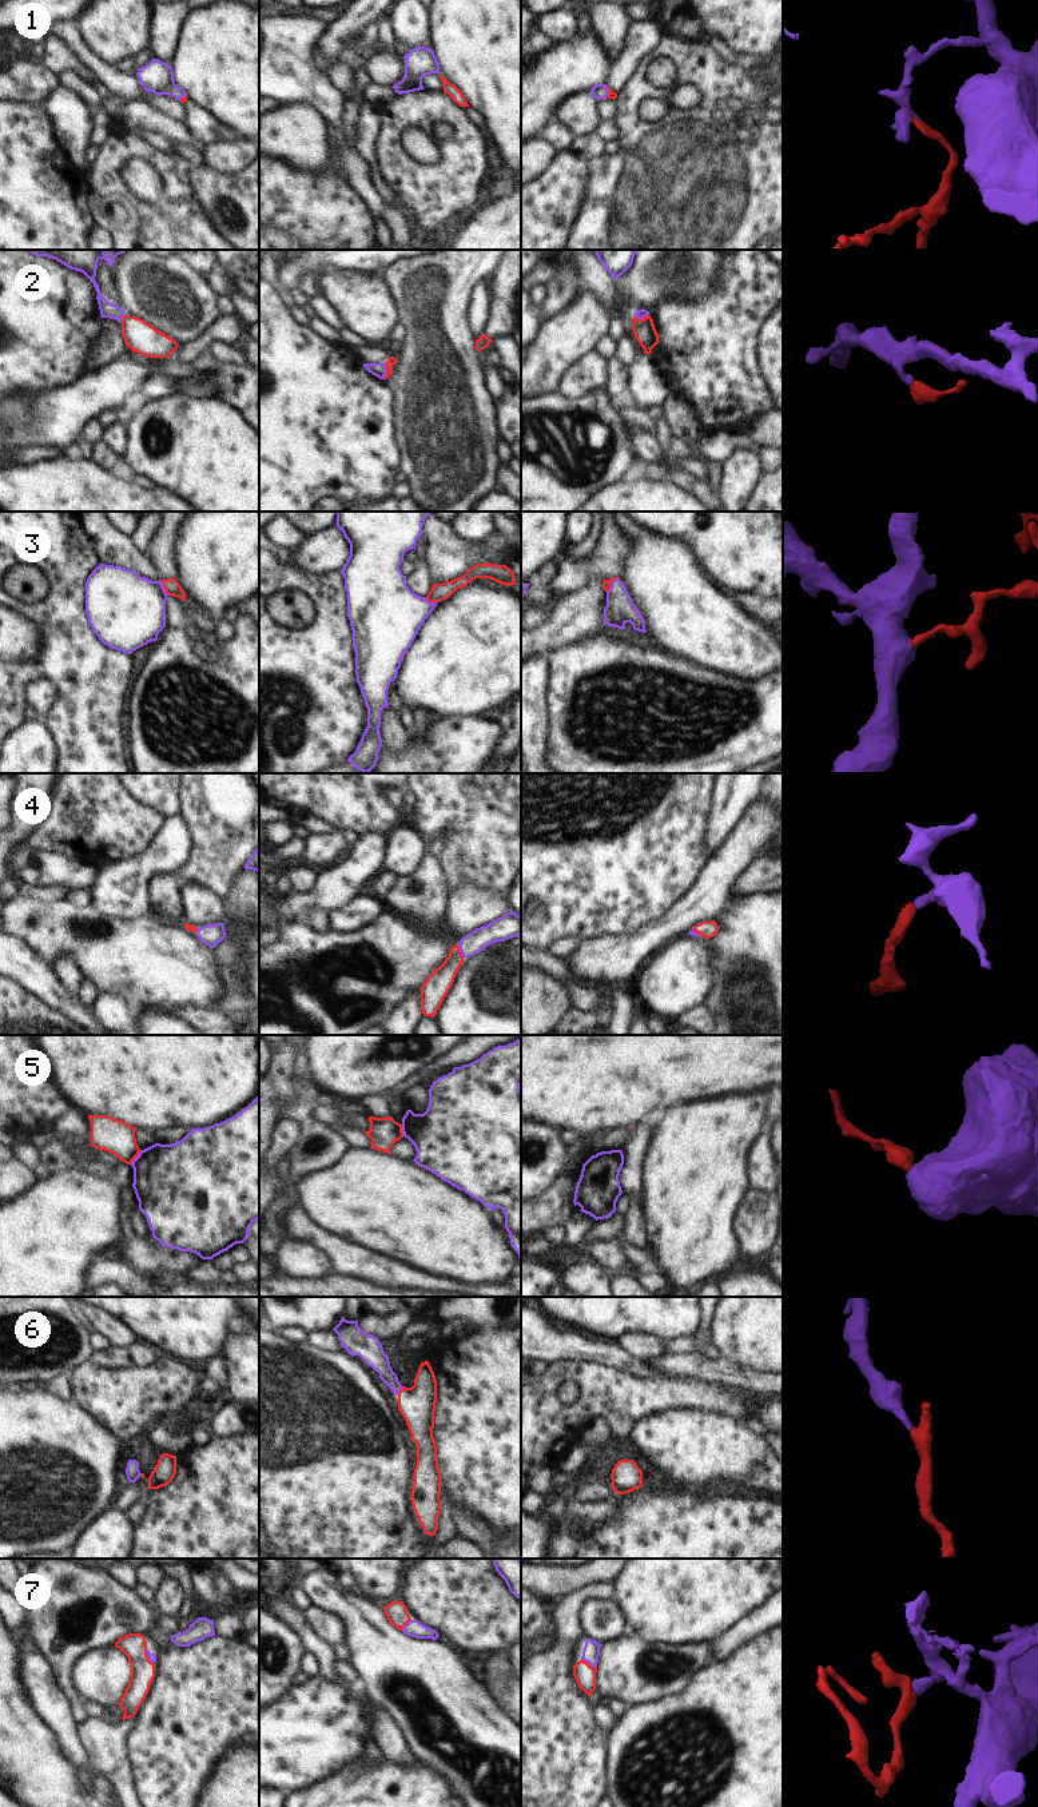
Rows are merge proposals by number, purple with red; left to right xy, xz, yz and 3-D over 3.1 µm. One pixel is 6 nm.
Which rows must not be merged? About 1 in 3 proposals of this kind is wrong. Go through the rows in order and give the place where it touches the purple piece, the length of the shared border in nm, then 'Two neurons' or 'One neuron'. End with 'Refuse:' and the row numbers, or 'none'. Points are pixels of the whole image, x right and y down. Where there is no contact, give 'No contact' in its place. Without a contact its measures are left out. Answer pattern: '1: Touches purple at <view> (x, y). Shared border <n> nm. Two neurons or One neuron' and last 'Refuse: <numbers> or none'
1: Touches purple at yz (608, 91). Shared border 80 nm. One neuron
2: Touches purple at xz (385, 371). Shared border 100 nm. Two neurons
3: Touches purple at yz (612, 584). Shared border 120 nm. One neuron
4: Touches purple at xz (460, 950). Shared border 90 nm. One neuron
5: Touches purple at xy (136, 1157). Shared border 120 nm. Two neurons
6: Touches purple at xz (400, 1389). Shared border 70 nm. One neuron
7: Touches purple at yz (588, 1662). Shared border 120 nm. One neuron
Refuse: 2, 5.

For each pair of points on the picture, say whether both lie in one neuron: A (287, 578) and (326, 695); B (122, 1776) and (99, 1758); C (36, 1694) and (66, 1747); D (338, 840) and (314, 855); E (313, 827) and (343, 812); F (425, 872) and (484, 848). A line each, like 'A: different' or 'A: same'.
A: same
B: same
C: same
D: same
E: different
F: different

